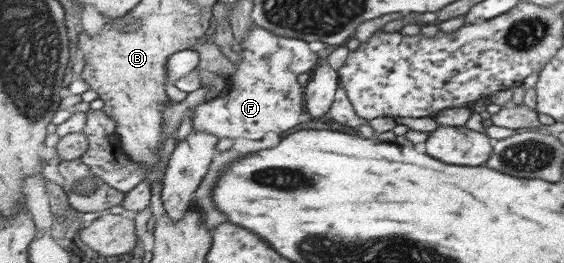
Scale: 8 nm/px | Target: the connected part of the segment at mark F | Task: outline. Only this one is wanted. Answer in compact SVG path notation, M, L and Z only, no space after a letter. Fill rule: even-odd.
M256 23L244 38L241 47L243 48L239 53L241 63L236 66L236 73L231 78L226 78L224 89L215 98L197 104L187 113L192 115L193 129L210 132L210 134L218 136L219 139L259 140L266 137L266 133L281 134L300 125L306 105L304 105L304 85L298 83L298 77L302 73L312 74L312 69L318 63L318 53L312 52L310 43L305 39L282 37Z

